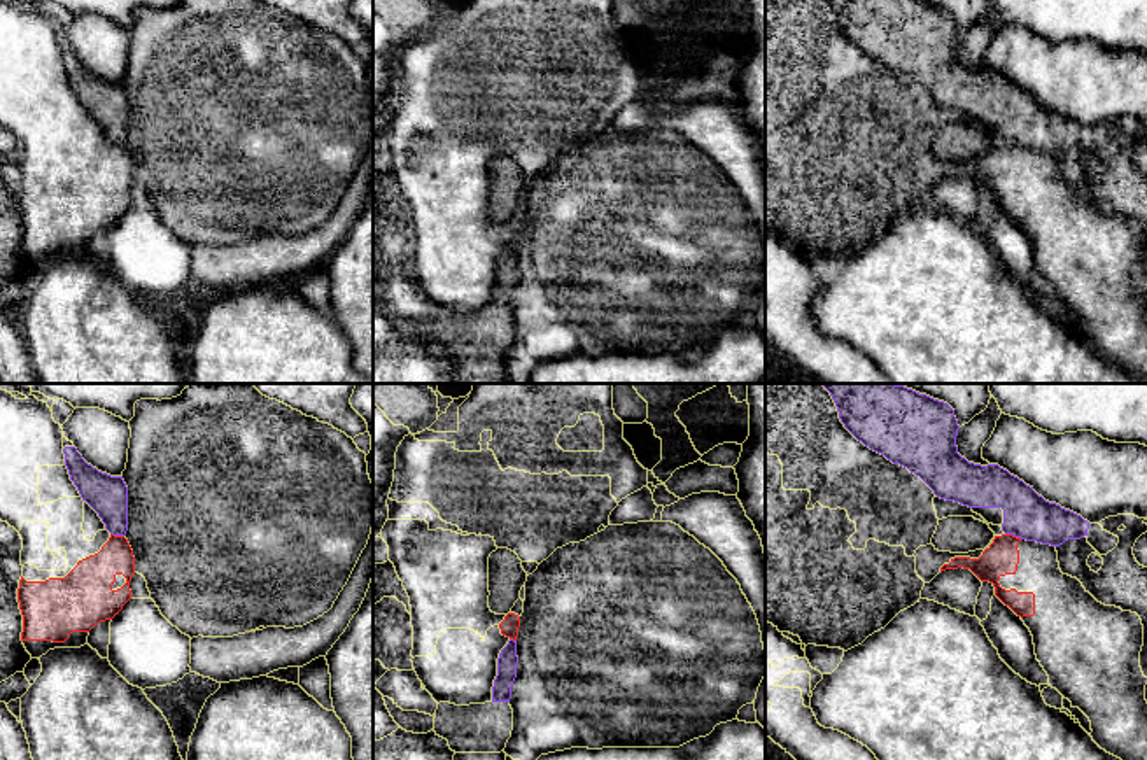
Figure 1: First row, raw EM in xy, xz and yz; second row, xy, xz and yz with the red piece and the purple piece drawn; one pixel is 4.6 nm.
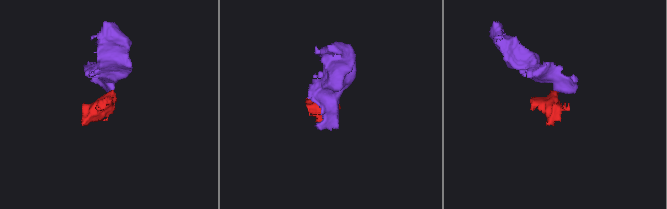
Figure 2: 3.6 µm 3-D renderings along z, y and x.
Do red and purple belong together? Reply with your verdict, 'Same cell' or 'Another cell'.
Another cell

